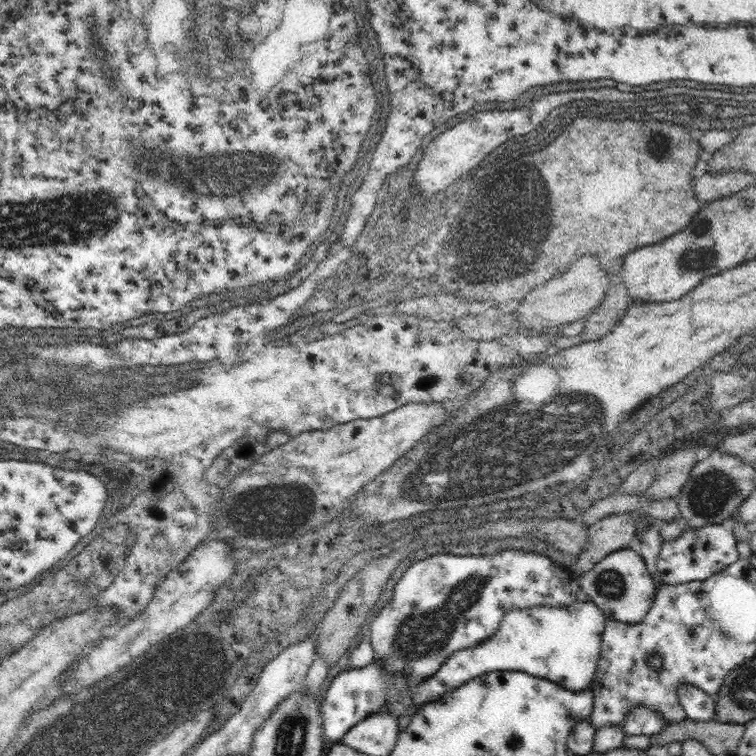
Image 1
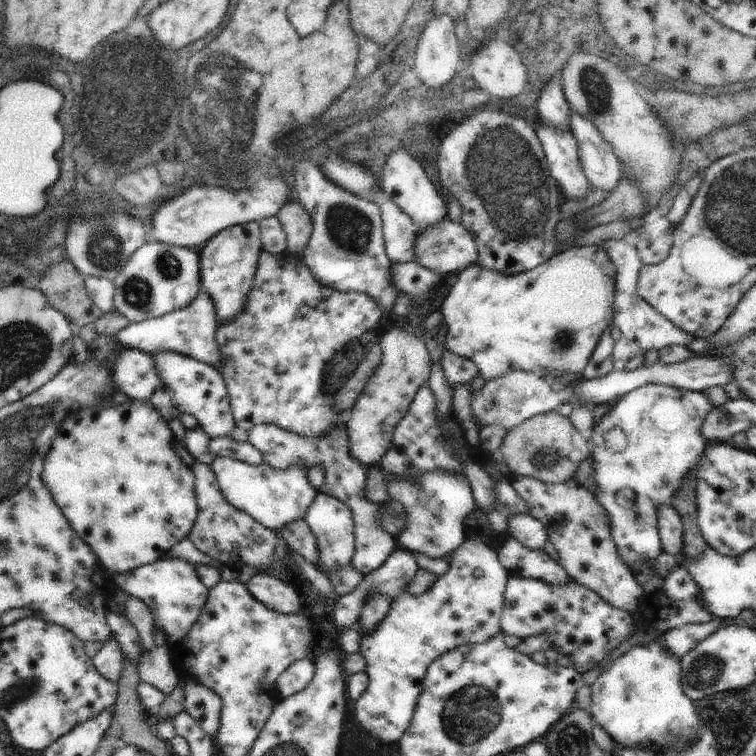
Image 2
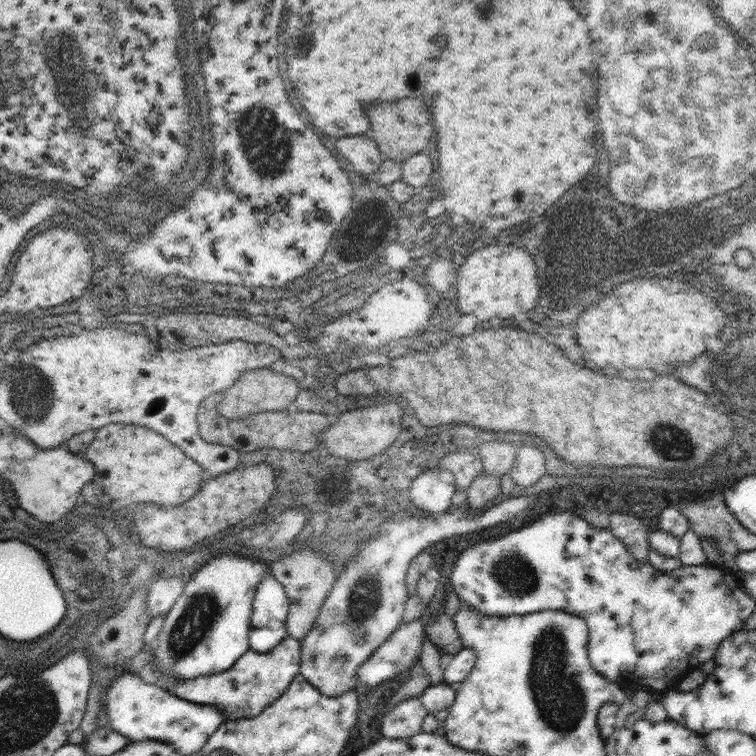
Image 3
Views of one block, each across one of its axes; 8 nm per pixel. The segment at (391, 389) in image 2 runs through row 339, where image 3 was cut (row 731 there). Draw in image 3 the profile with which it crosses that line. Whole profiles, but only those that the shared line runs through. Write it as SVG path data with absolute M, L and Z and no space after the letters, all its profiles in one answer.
M407 698L389 708L381 722L383 738L401 738L407 740L421 732L421 722L427 716L427 708L421 704L421 698Z

